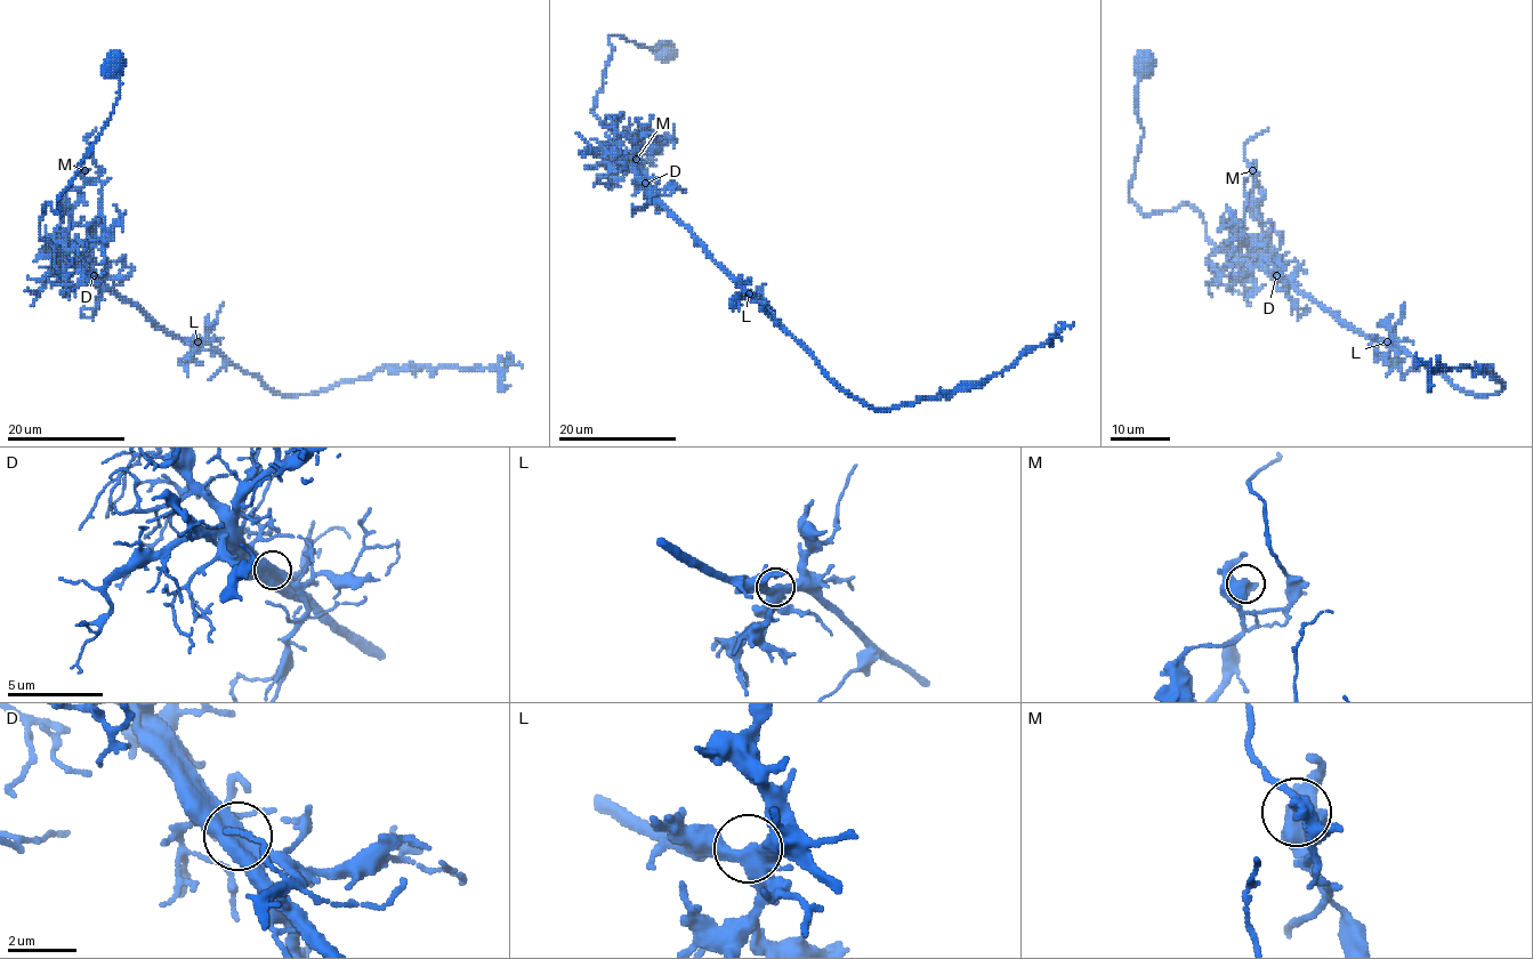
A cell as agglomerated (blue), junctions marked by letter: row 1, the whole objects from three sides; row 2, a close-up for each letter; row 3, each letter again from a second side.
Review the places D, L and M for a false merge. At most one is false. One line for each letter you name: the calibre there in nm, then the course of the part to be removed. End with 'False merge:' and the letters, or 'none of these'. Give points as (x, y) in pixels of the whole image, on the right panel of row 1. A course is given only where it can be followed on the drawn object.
False merge: none of these

